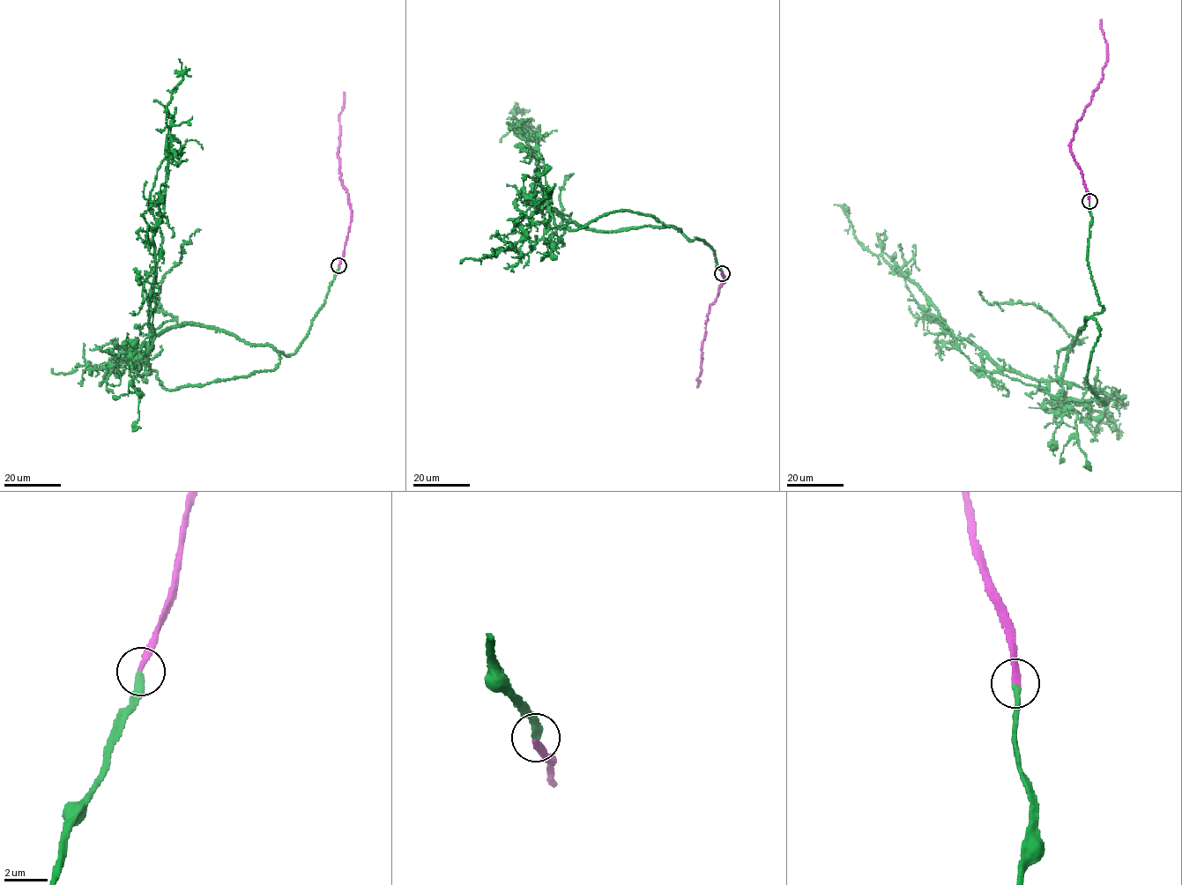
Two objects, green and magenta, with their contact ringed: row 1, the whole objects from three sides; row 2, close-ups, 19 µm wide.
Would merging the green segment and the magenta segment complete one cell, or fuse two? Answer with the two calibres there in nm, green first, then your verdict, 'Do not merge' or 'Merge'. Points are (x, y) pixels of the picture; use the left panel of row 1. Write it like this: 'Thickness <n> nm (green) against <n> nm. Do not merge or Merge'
Thickness 300 nm (green) against 280 nm. Merge

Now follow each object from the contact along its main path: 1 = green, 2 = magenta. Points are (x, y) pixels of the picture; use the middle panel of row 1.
1: (722, 273), (703, 240), (672, 226), (611, 231), (558, 215), (514, 106)
2: (722, 273), (725, 281), (709, 307), (697, 387)

